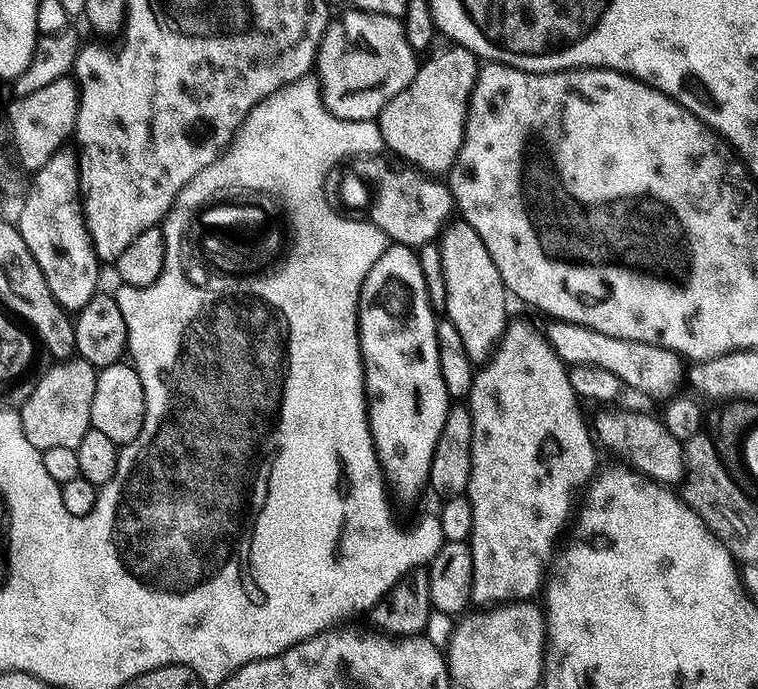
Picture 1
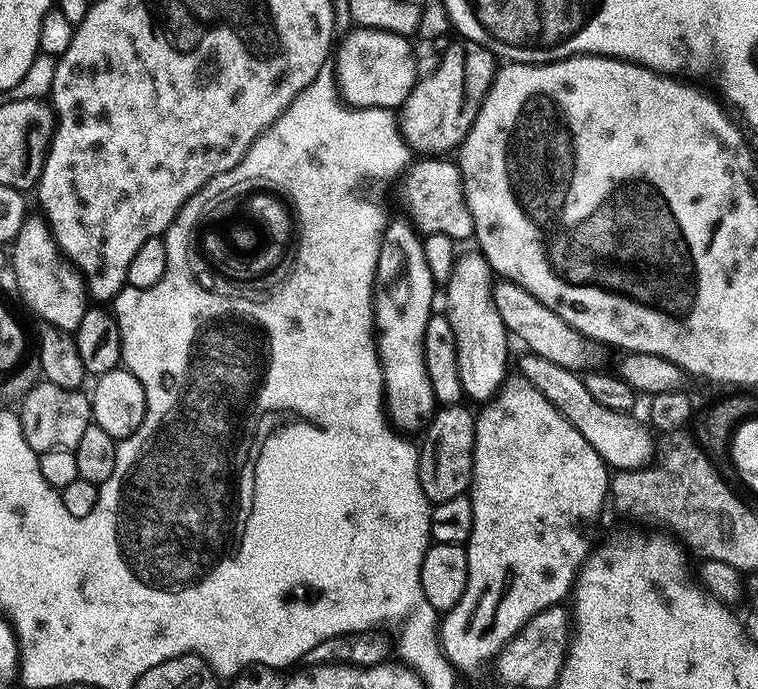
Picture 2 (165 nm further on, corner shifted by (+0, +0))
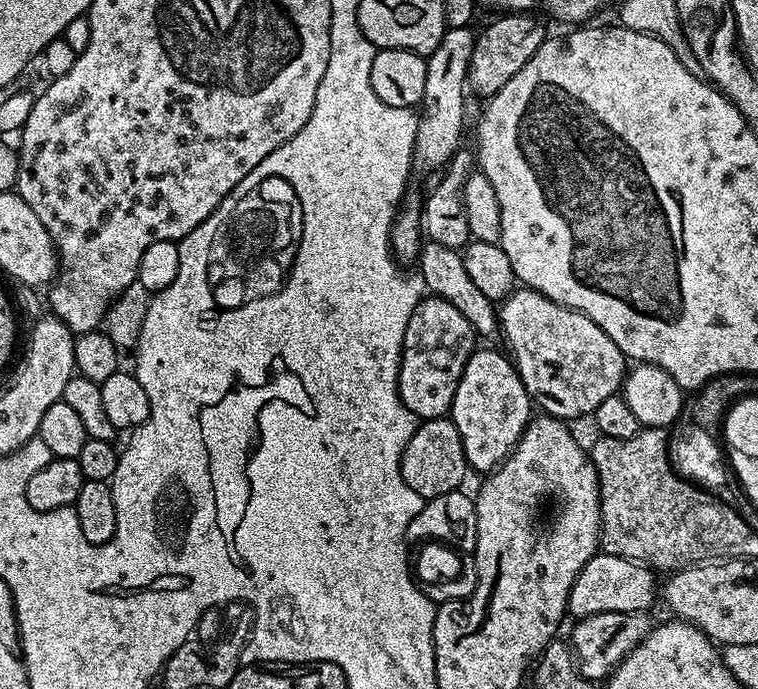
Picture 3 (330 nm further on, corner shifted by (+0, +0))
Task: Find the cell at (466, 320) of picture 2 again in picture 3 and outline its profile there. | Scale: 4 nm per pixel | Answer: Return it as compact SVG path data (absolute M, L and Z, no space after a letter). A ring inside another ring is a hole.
M477 347L466 362L466 370L462 370L462 378L454 394L450 419L462 438L462 450L473 473L487 474L503 464L504 459L515 450L524 428L534 416L533 401L516 365L503 354L492 348Z

